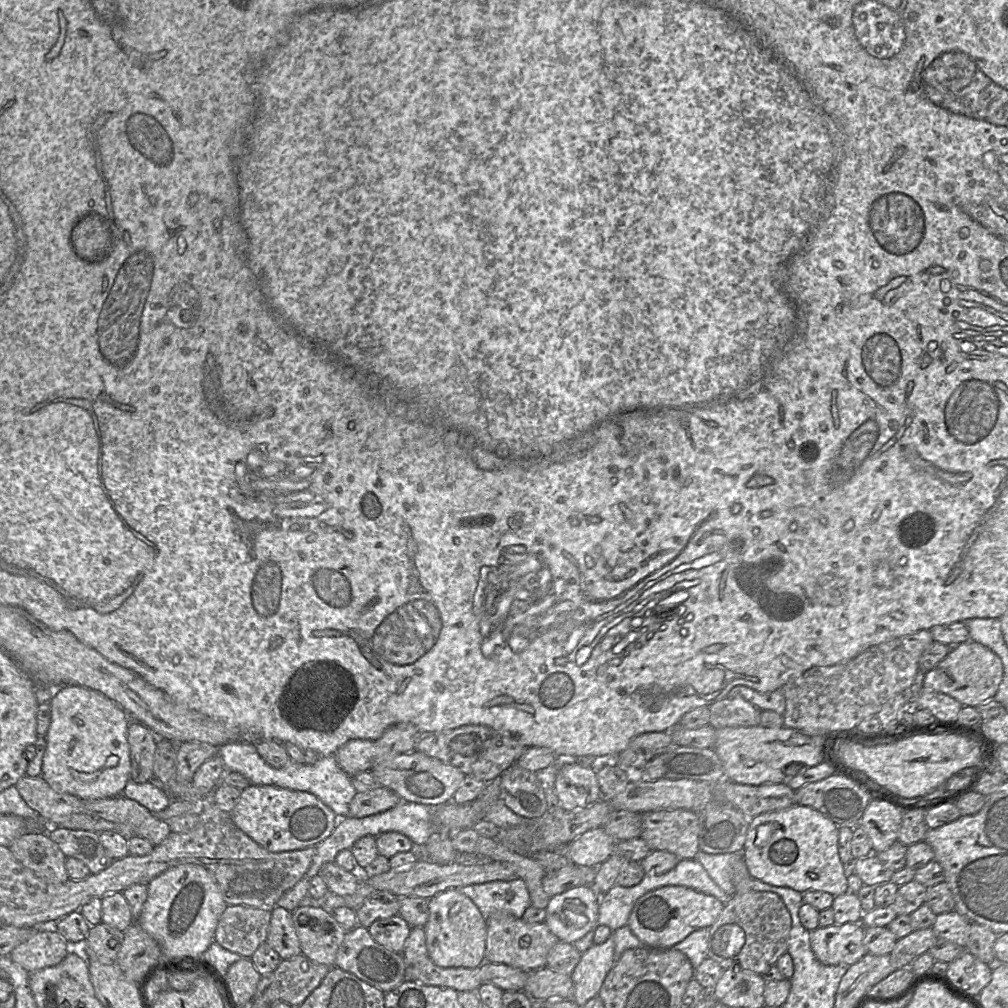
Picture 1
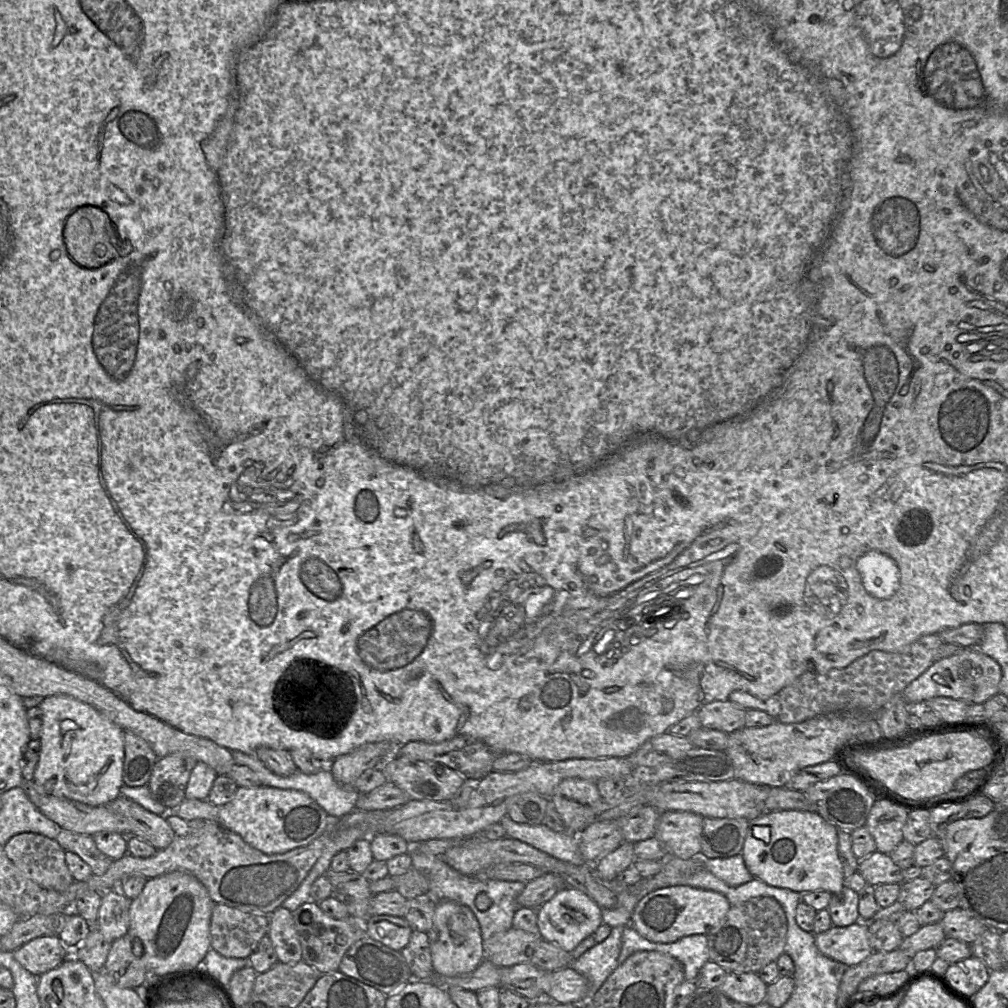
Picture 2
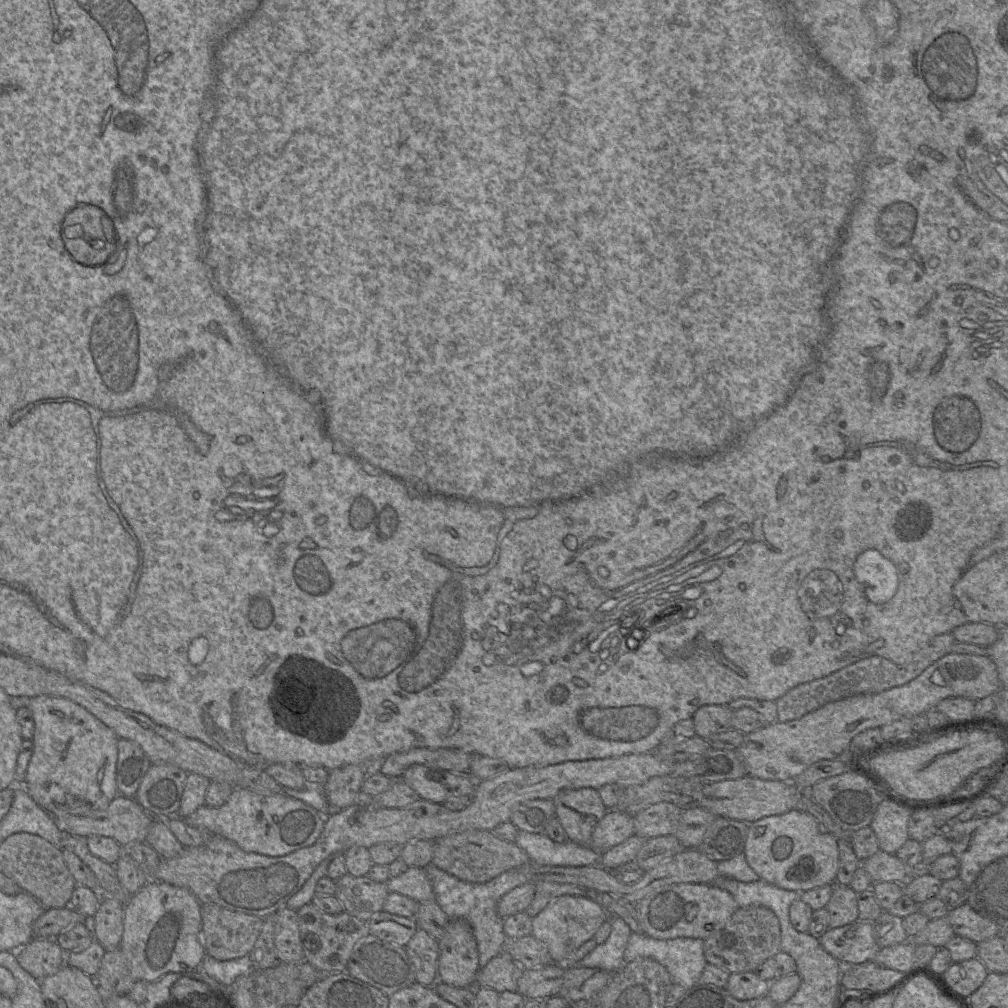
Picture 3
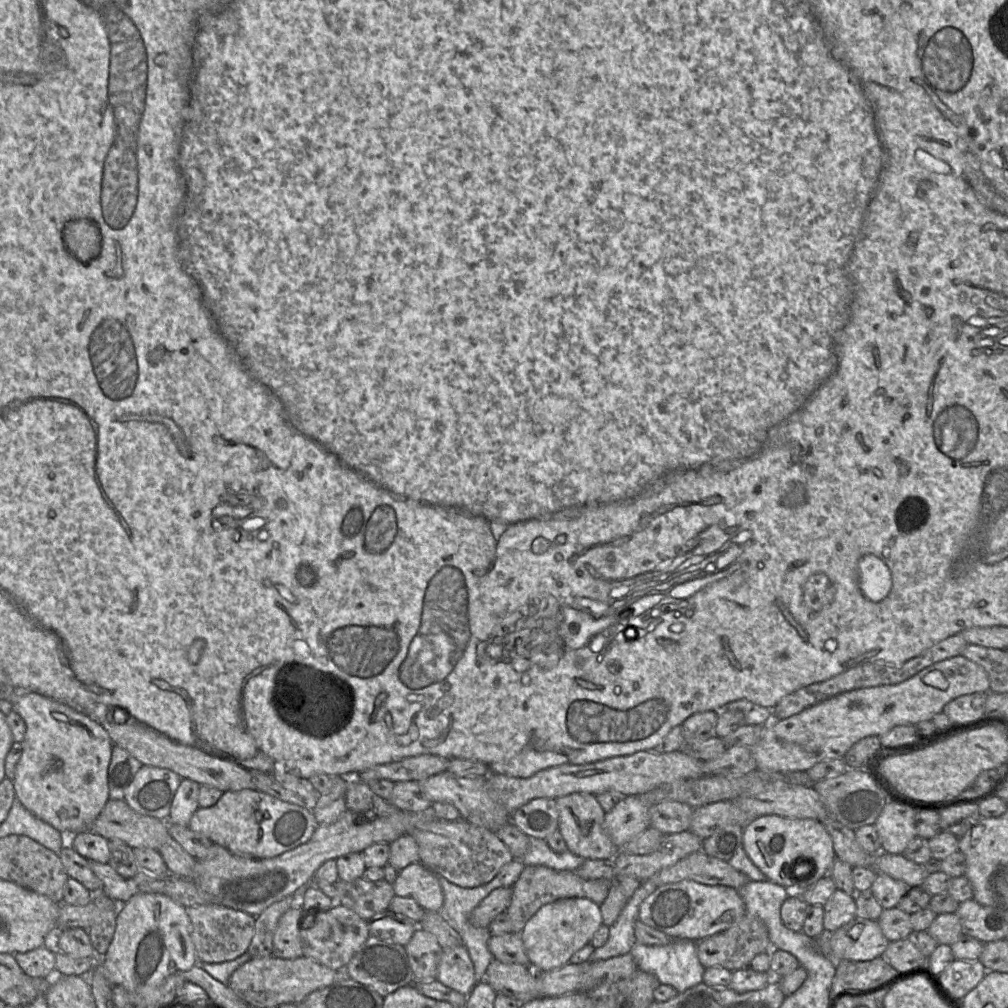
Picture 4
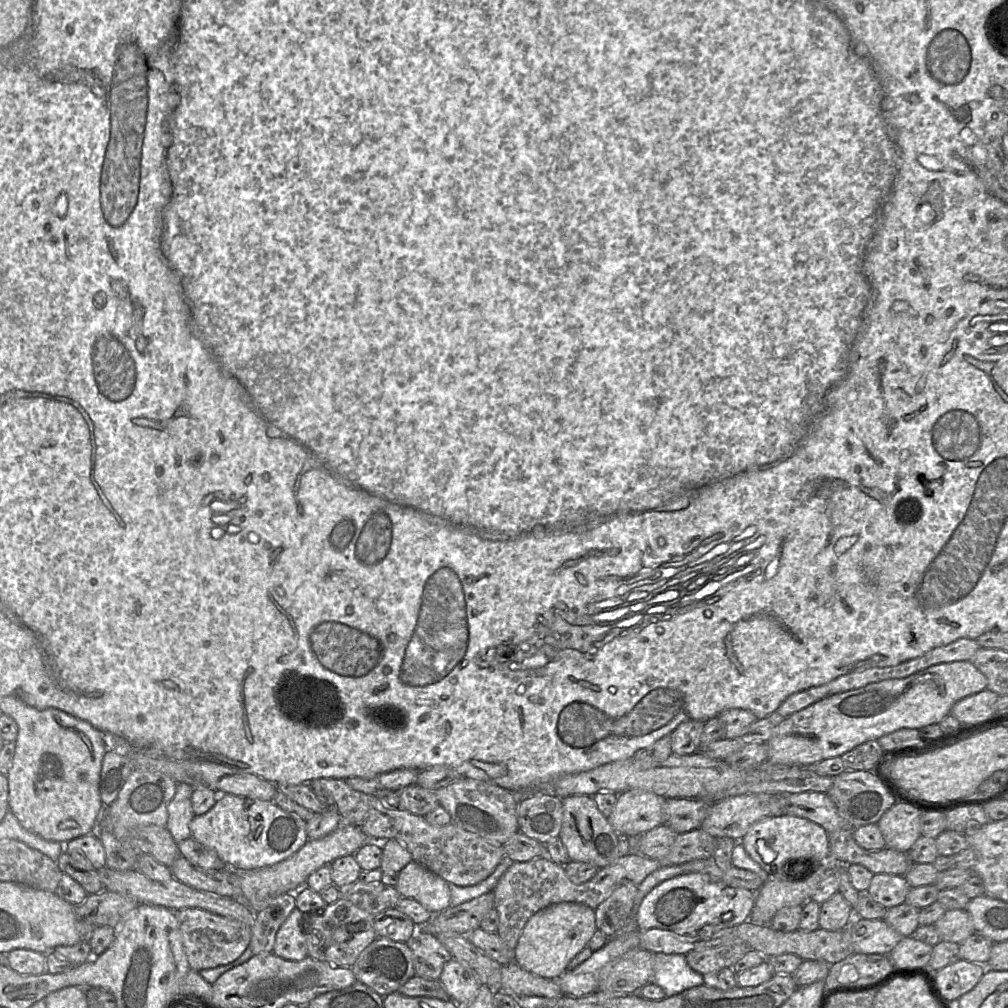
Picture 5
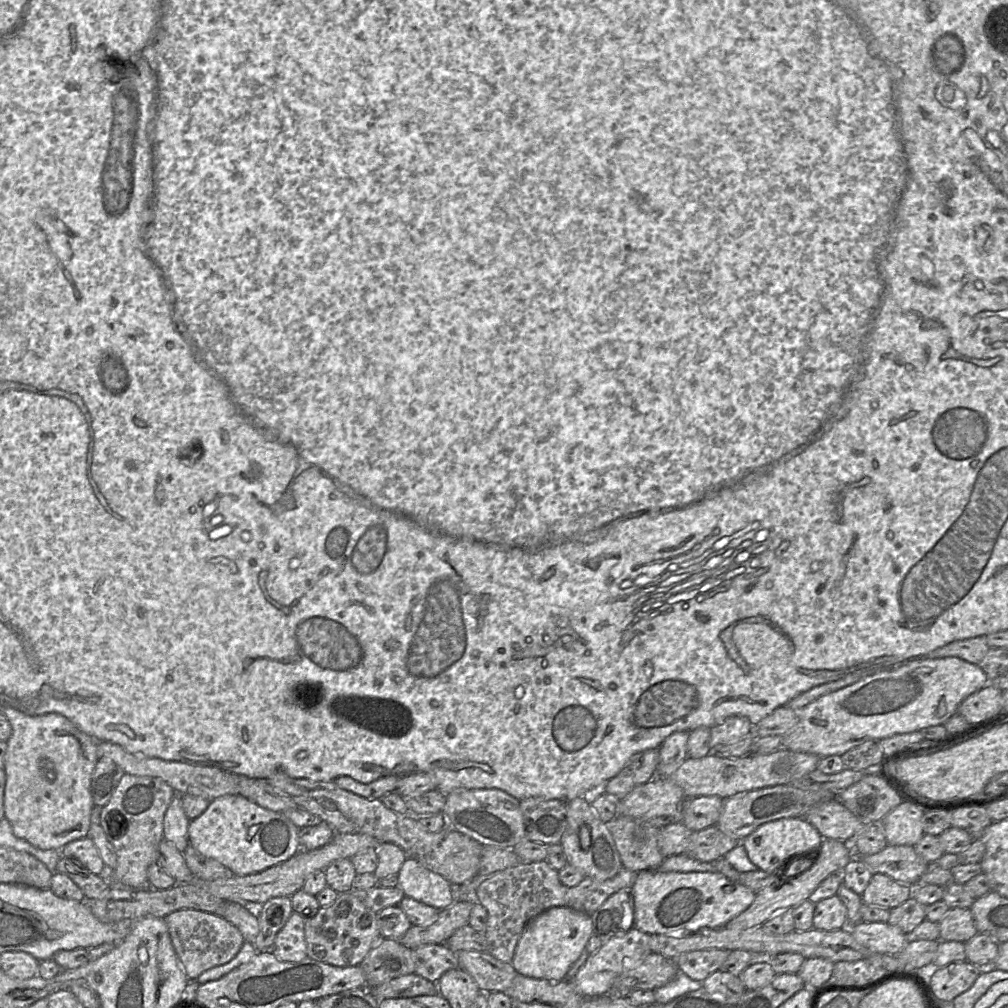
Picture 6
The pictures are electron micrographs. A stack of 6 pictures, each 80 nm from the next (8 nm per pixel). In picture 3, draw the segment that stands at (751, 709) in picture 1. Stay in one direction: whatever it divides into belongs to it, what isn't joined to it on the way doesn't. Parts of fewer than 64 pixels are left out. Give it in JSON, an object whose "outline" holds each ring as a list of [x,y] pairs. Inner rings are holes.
{"outline":[[[705,705],[692,716],[695,734],[704,739],[732,730],[733,709],[725,705]]]}

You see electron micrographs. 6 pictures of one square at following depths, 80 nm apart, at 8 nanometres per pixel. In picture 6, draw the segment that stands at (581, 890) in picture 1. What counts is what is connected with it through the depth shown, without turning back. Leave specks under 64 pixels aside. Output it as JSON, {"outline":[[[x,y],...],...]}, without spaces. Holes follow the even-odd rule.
{"outline":[[[563,906],[549,908],[525,926],[511,964],[517,973],[526,977],[564,981],[567,971],[585,950],[592,934],[591,915]]]}

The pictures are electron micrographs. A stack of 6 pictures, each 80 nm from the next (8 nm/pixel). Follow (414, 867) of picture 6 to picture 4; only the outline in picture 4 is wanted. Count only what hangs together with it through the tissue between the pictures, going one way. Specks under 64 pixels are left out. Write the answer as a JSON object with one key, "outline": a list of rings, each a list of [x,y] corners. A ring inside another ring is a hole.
{"outline":[[[420,862],[400,870],[392,884],[395,894],[413,898],[425,911],[438,912],[444,904],[444,894],[438,876]]]}

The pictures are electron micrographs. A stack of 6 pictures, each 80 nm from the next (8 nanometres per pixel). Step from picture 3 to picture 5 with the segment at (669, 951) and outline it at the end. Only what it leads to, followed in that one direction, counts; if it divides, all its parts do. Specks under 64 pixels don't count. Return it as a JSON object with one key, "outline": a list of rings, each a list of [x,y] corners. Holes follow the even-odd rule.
{"outline":[[[654,953],[652,983],[671,997],[704,984],[704,979],[688,965],[684,954]]]}

